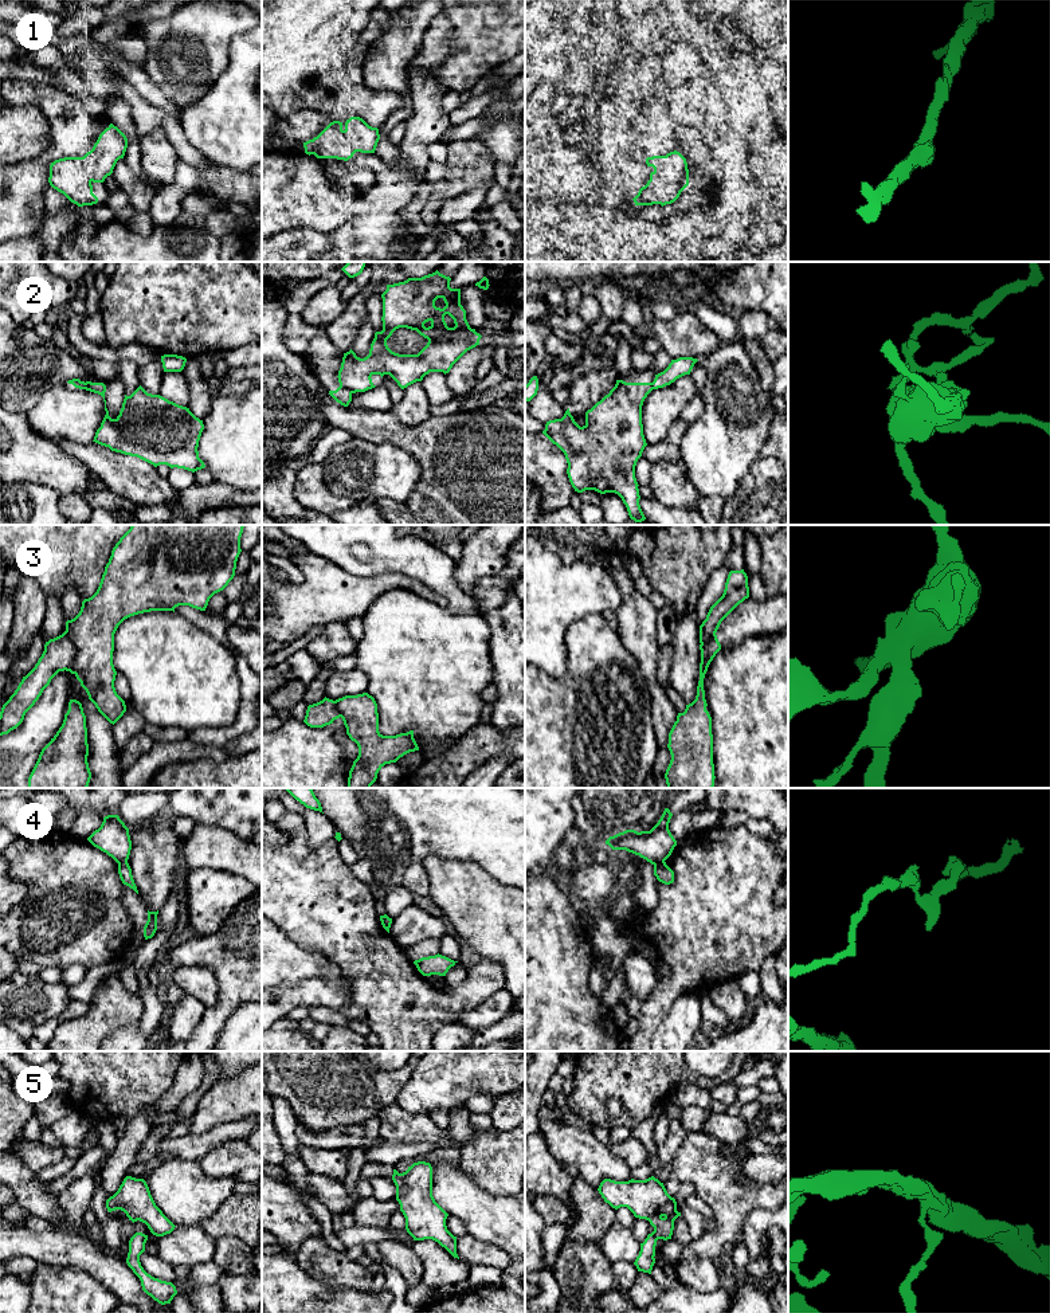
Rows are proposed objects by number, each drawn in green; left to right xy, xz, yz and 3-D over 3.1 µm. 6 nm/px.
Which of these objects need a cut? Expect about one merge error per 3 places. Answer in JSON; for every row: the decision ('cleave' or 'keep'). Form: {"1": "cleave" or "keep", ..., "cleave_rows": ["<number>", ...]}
{"1": "keep", "2": "cleave", "3": "cleave", "4": "cleave", "5": "cleave", "cleave_rows": ["2", "3", "4", "5"]}

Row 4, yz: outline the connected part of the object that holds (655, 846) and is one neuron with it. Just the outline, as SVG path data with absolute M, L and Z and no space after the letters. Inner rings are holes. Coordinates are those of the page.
M665 808L661 819L650 831L626 830L606 840L612 850L626 850L651 865L665 862L677 846L677 840L669 830L673 814Z

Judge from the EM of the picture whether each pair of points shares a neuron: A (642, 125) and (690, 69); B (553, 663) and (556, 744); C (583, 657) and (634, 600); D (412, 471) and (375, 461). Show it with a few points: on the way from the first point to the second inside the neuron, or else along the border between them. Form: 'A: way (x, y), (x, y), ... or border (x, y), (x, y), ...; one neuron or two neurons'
A: border (658, 97), (666, 114), (678, 125); two neurons
B: border (539, 667), (553, 679); two neurons
C: border (616, 631), (622, 645), (635, 658); two neurons
D: way (403, 471), (384, 470); one neuron

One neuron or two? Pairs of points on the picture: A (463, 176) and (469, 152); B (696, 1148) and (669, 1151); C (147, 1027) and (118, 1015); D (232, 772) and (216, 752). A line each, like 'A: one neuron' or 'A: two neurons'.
A: one neuron
B: two neurons
C: two neurons
D: two neurons

